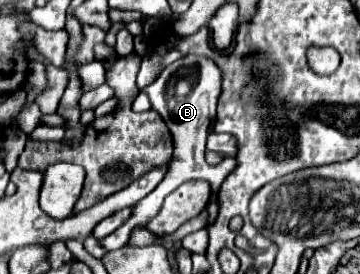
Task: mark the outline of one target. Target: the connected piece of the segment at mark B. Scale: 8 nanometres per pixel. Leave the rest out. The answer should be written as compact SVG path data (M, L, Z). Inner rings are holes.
M188 55L188 57L182 57L182 59L174 61L172 65L168 65L160 73L160 77L152 85L148 85L144 91L146 91L146 95L152 101L152 109L162 115L162 119L166 121L166 125L168 125L168 129L170 129L170 133L174 137L174 159L170 163L170 169L168 169L164 181L150 195L146 195L144 199L138 201L136 211L132 213L132 217L122 227L118 227L114 233L110 233L108 237L104 237L100 241L106 251L116 251L116 249L124 247L126 241L128 241L128 237L130 237L130 231L136 225L146 227L146 223L160 211L164 197L168 193L172 193L180 183L192 181L192 179L204 179L204 181L208 181L212 191L214 191L206 207L208 219L205 227L207 228L214 222L214 219L218 215L218 187L222 185L222 181L226 179L226 175L230 175L230 171L236 167L235 158L226 157L222 161L222 155L204 149L206 147L206 137L208 137L208 133L212 131L212 125L214 125L216 101L218 101L218 95L220 95L220 69L218 69L218 65L212 59L208 59L204 55ZM204 151L206 151L206 161L210 165L204 161Z

